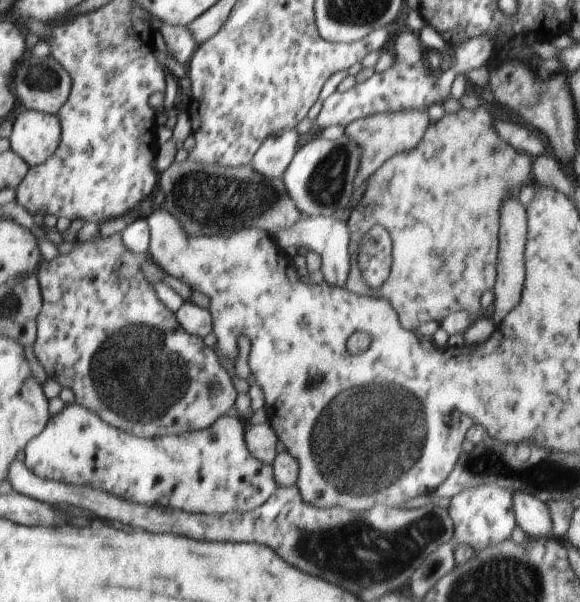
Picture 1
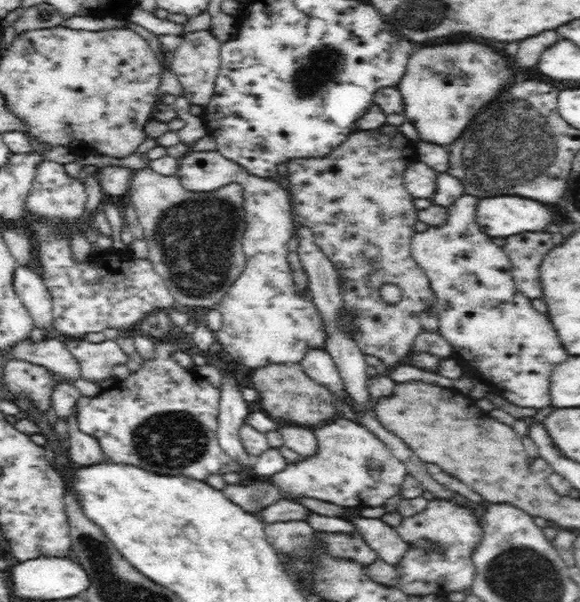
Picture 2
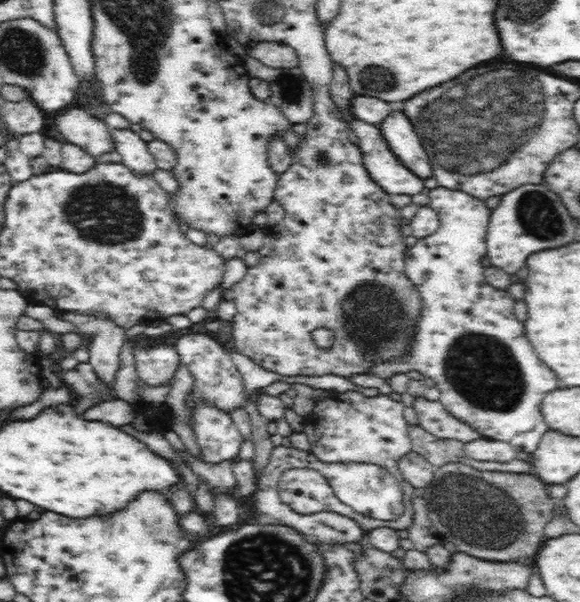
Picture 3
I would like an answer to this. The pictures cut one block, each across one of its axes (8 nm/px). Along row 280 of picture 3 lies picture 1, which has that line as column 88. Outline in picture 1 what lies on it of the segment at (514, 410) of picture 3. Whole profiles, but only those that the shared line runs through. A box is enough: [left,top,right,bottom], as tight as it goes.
[25,402,278,515]

